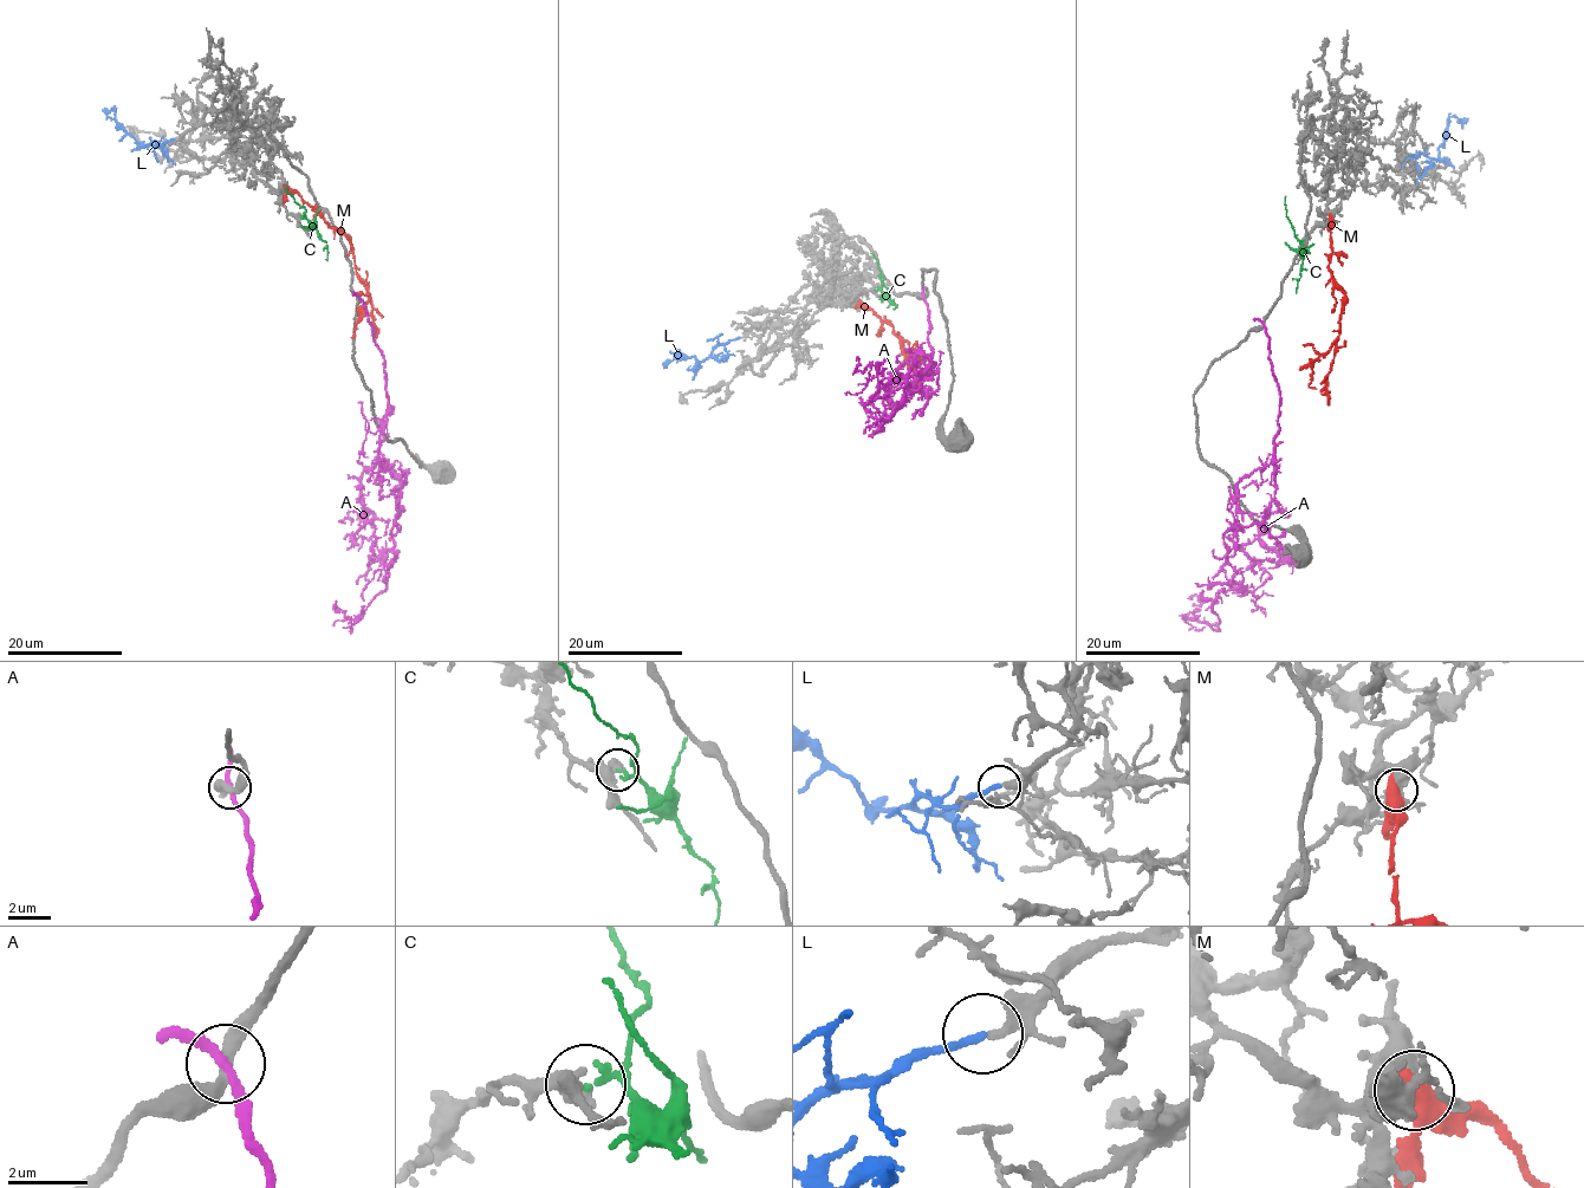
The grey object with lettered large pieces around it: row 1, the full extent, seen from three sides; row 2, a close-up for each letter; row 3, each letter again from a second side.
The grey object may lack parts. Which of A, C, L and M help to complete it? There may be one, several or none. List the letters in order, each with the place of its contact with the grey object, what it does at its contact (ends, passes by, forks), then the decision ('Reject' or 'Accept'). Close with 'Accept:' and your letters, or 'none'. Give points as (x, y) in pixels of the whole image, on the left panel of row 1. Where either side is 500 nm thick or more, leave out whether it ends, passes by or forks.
A: Touches grey at (355, 293). It passes by. Reject
C: Touches grey at (300, 215). It ends there. Reject
L: Touches grey at (174, 140). It ends there. Accept
M: Touches grey at (285, 188). It passes by. Reject
Accept: L

